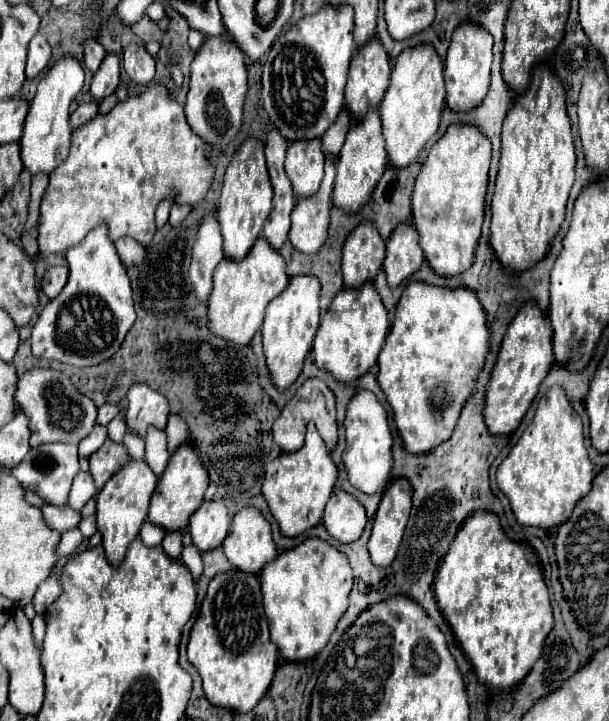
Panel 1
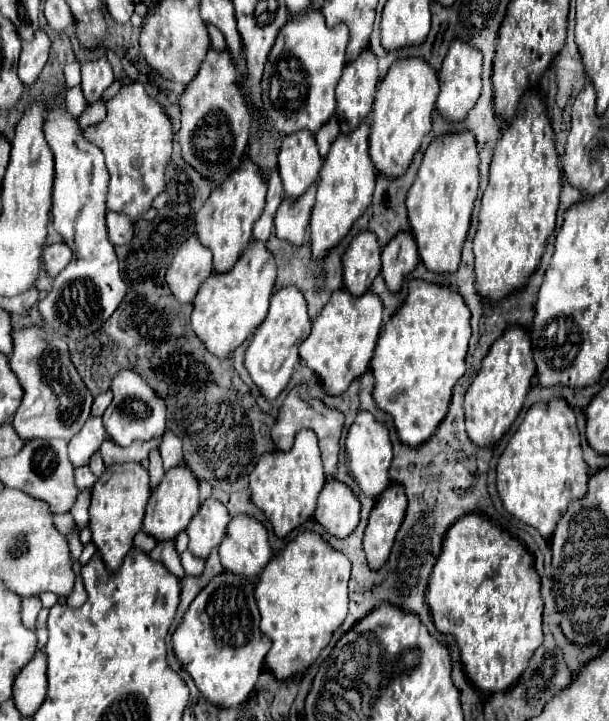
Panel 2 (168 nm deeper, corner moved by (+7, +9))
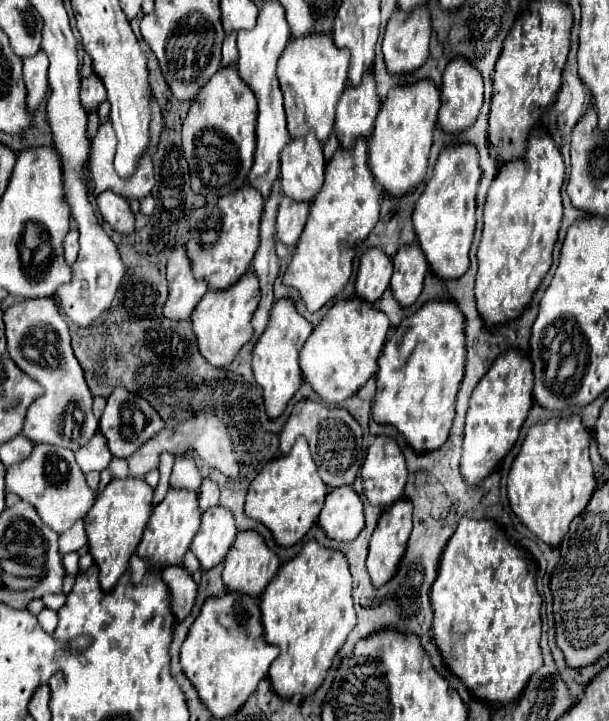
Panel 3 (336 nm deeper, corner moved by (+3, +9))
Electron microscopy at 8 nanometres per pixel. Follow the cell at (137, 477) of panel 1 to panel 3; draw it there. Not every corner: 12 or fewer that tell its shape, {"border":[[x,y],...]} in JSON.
{"border":[[113,479],[85,515],[111,591],[153,511],[153,489]]}

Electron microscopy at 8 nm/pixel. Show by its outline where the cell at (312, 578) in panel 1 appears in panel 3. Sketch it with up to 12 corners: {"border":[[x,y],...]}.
{"border":[[309,539],[261,595],[279,697],[311,695],[355,625],[341,551]]}

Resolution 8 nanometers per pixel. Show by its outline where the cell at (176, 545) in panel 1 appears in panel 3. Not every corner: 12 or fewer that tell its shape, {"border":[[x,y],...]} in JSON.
{"border":[[183,565],[163,569],[175,619],[193,607],[197,583]]}

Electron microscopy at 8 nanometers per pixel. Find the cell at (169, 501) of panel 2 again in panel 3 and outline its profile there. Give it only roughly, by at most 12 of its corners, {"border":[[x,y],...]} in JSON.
{"border":[[171,487],[137,553],[181,565],[201,527],[197,493]]}

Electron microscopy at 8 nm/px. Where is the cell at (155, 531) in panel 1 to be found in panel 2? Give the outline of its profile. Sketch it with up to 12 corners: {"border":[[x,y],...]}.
{"border":[[145,533],[135,535],[135,549],[151,553],[157,545],[153,537]]}

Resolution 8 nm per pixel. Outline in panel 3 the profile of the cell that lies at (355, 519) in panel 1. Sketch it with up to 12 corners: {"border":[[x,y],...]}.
{"border":[[353,487],[325,497],[319,525],[335,541],[363,529],[363,503]]}

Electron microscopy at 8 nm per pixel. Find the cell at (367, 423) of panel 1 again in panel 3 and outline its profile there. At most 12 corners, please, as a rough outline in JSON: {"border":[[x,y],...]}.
{"border":[[373,437],[361,465],[371,505],[403,497],[405,457],[391,437]]}

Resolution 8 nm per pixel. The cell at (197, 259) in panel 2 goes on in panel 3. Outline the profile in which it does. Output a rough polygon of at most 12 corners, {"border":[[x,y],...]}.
{"border":[[185,245],[167,261],[169,319],[189,319],[209,291],[193,277]]}

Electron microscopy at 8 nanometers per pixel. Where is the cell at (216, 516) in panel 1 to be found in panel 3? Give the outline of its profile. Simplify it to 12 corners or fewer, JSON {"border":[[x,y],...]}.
{"border":[[215,505],[191,543],[203,571],[223,561],[235,519]]}

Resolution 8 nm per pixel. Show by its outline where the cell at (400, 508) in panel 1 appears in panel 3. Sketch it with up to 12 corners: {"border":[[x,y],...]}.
{"border":[[413,503],[379,517],[367,571],[381,587],[397,571],[411,533]]}

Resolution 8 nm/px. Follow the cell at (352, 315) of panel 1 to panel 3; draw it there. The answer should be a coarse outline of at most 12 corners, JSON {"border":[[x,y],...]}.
{"border":[[337,301],[299,353],[329,405],[377,373],[389,319]]}

